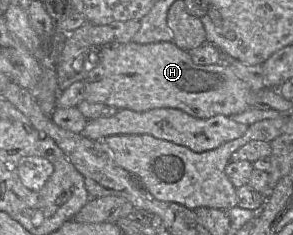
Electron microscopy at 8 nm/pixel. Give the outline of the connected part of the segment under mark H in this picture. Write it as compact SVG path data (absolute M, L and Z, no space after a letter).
M130 41L124 44L110 44L99 47L97 56L98 63L89 70L85 78L85 100L90 103L103 103L117 109L129 109L136 112L156 108L177 108L200 119L216 115L229 117L250 108L250 87L228 65L224 63L195 64L189 52L179 48L173 41L150 44L139 44Z

